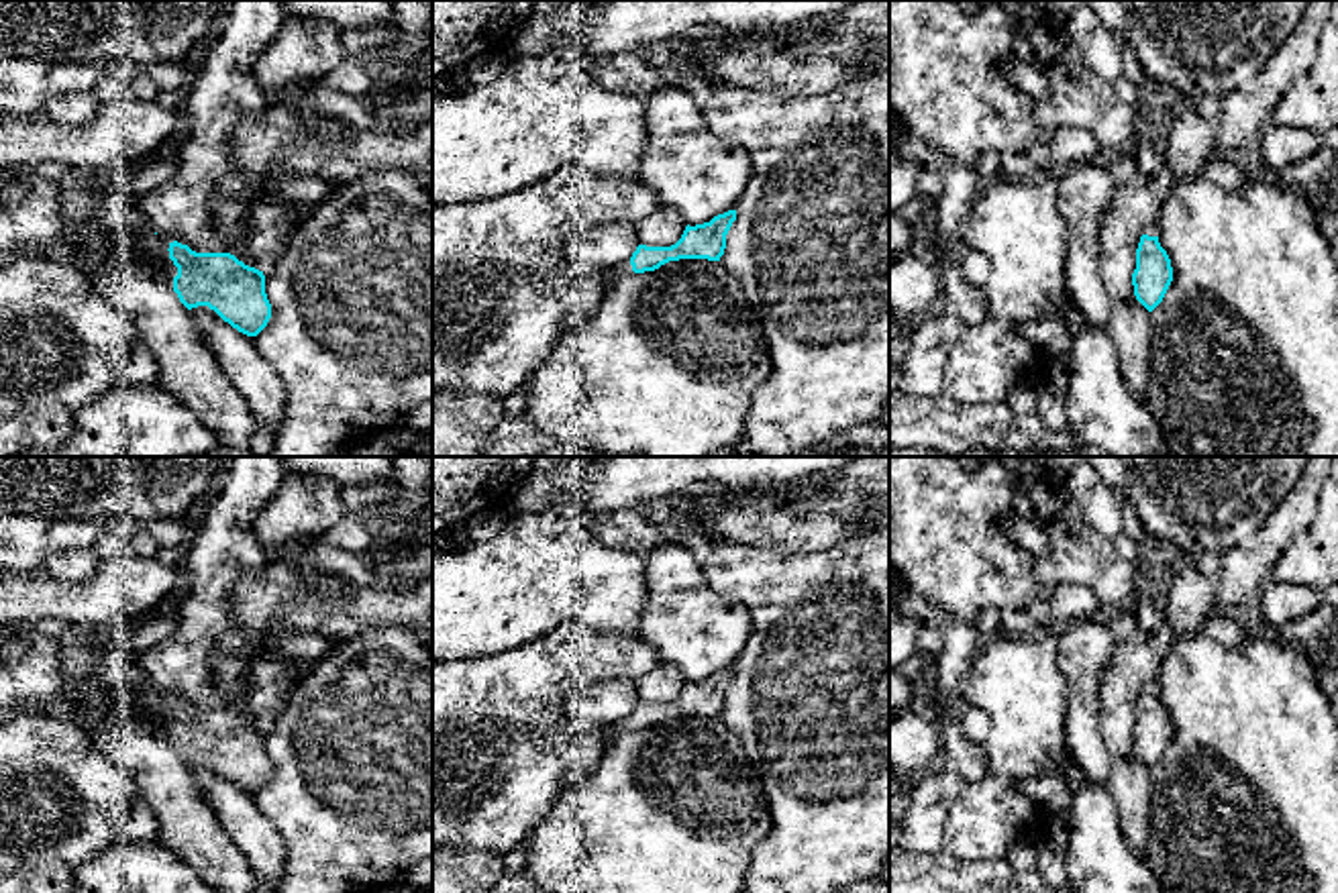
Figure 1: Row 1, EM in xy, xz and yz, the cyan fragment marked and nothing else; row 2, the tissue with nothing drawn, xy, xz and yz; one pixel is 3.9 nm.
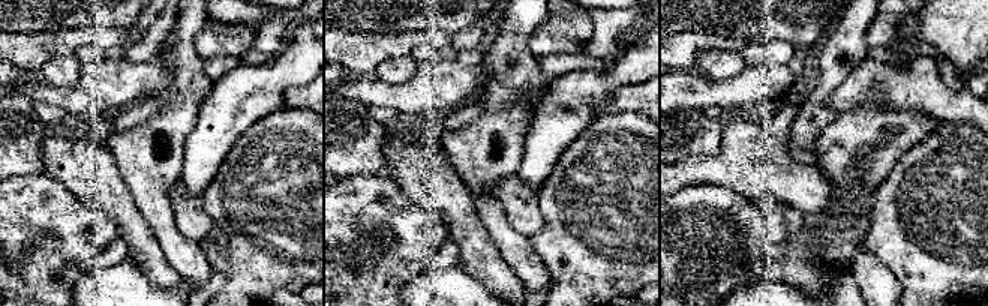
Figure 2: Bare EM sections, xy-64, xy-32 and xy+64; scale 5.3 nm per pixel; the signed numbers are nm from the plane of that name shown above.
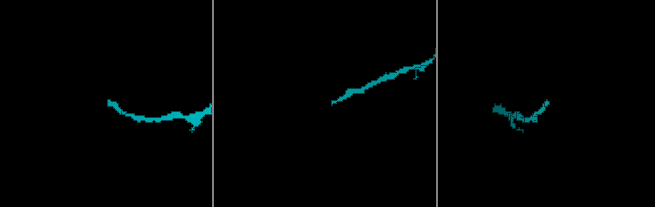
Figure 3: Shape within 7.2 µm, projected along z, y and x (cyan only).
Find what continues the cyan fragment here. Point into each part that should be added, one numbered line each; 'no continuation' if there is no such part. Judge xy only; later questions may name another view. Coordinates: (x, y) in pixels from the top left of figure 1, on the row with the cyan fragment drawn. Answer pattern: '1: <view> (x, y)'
1: xy (121, 215)

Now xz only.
1: xz (608, 276)

